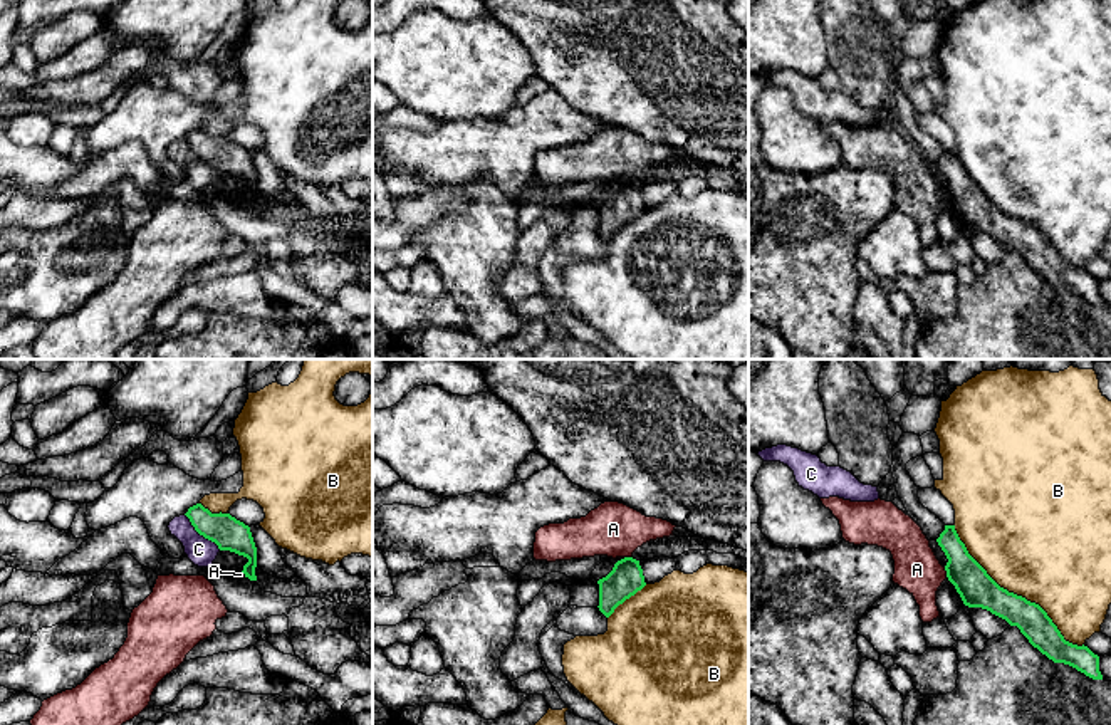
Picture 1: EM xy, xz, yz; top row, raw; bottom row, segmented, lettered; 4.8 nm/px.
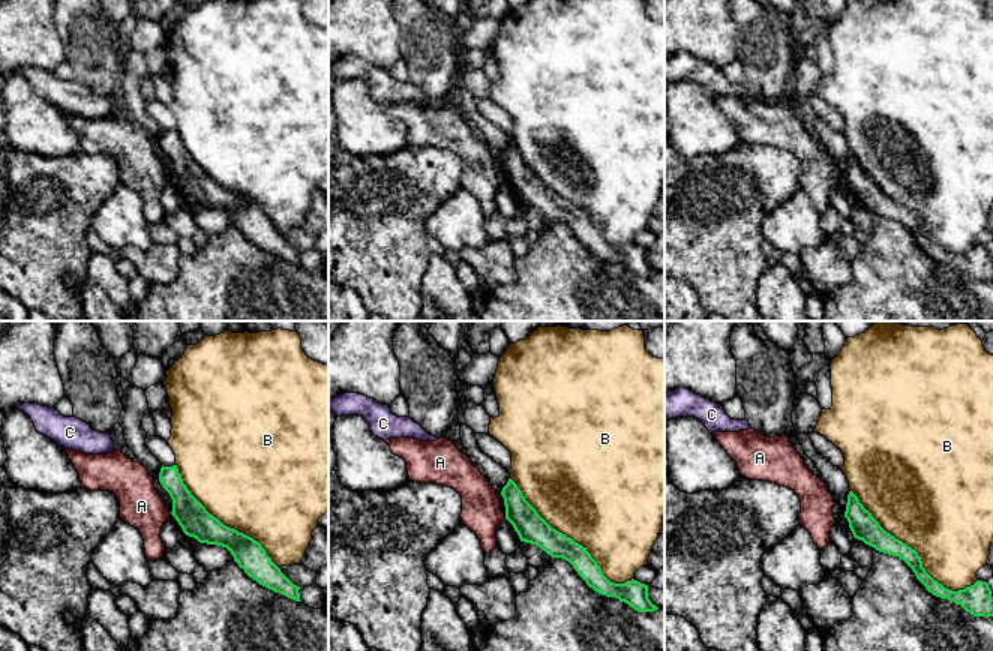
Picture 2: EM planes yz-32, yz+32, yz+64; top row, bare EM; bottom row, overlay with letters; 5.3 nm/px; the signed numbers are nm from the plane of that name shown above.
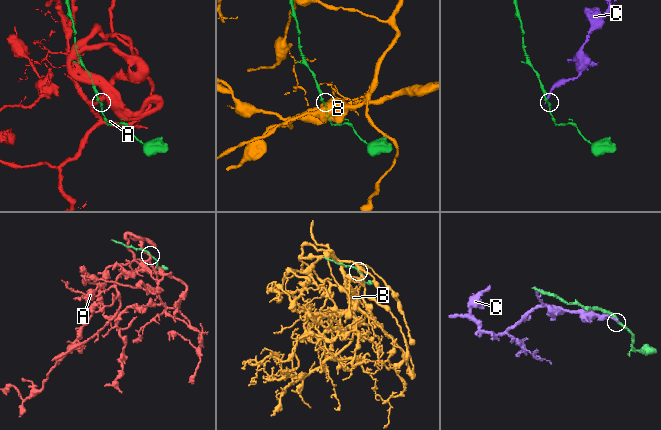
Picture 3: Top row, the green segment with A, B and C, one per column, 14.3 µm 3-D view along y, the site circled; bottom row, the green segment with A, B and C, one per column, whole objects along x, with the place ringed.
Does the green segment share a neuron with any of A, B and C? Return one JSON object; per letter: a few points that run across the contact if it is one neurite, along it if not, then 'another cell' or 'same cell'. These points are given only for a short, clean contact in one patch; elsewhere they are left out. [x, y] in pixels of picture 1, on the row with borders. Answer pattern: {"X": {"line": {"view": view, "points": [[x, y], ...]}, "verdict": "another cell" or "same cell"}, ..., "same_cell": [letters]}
{"A": {"line": {"view": "yz", "points": [[944, 568], [947, 576]]}, "verdict": "another cell"}, "B": {"verdict": "another cell"}, "C": {"verdict": "another cell"}, "same_cell": []}

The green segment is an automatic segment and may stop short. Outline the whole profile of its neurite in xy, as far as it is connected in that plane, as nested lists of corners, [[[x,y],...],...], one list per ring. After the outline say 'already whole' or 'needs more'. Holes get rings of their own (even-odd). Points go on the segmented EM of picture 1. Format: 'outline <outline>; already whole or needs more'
outline [[[201,503],[188,509],[185,514],[195,530],[205,539],[215,542],[220,550],[230,550],[248,559],[243,574],[250,581],[257,581],[257,547],[250,527],[237,520],[230,514],[211,514]]]; already whole

